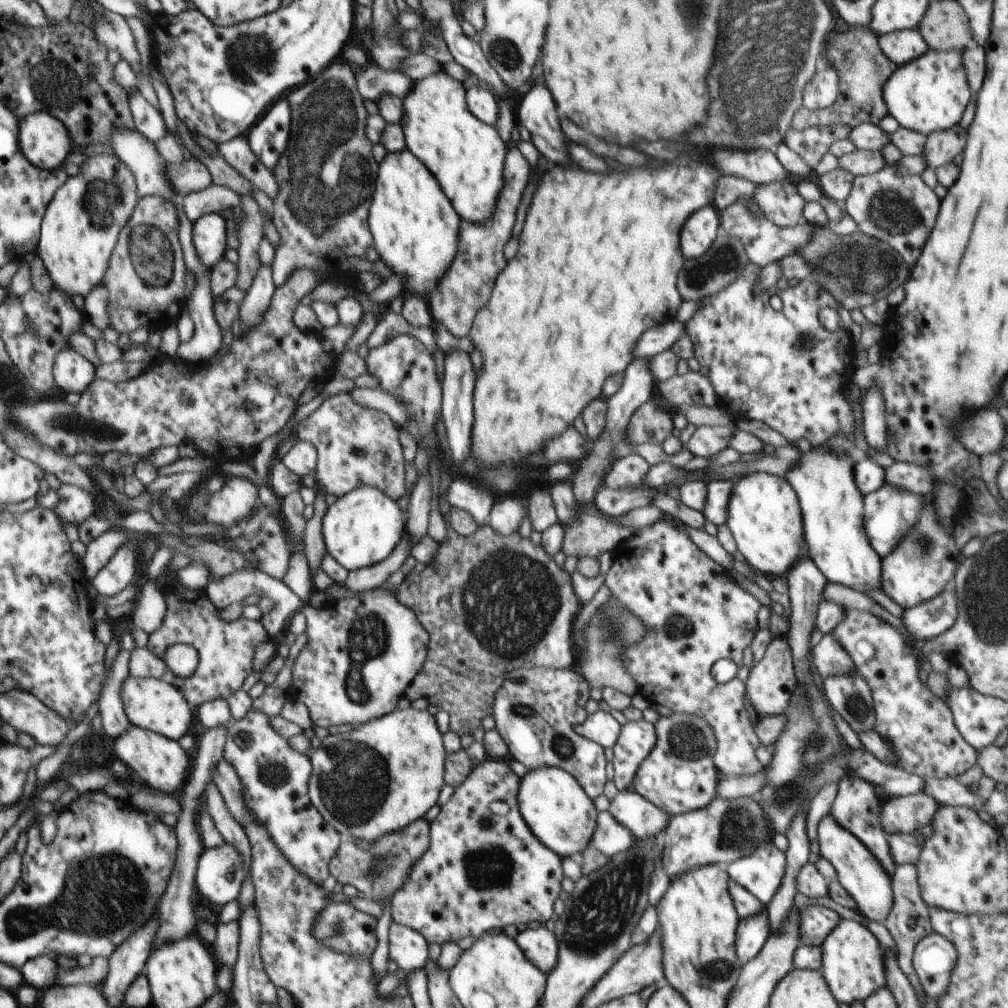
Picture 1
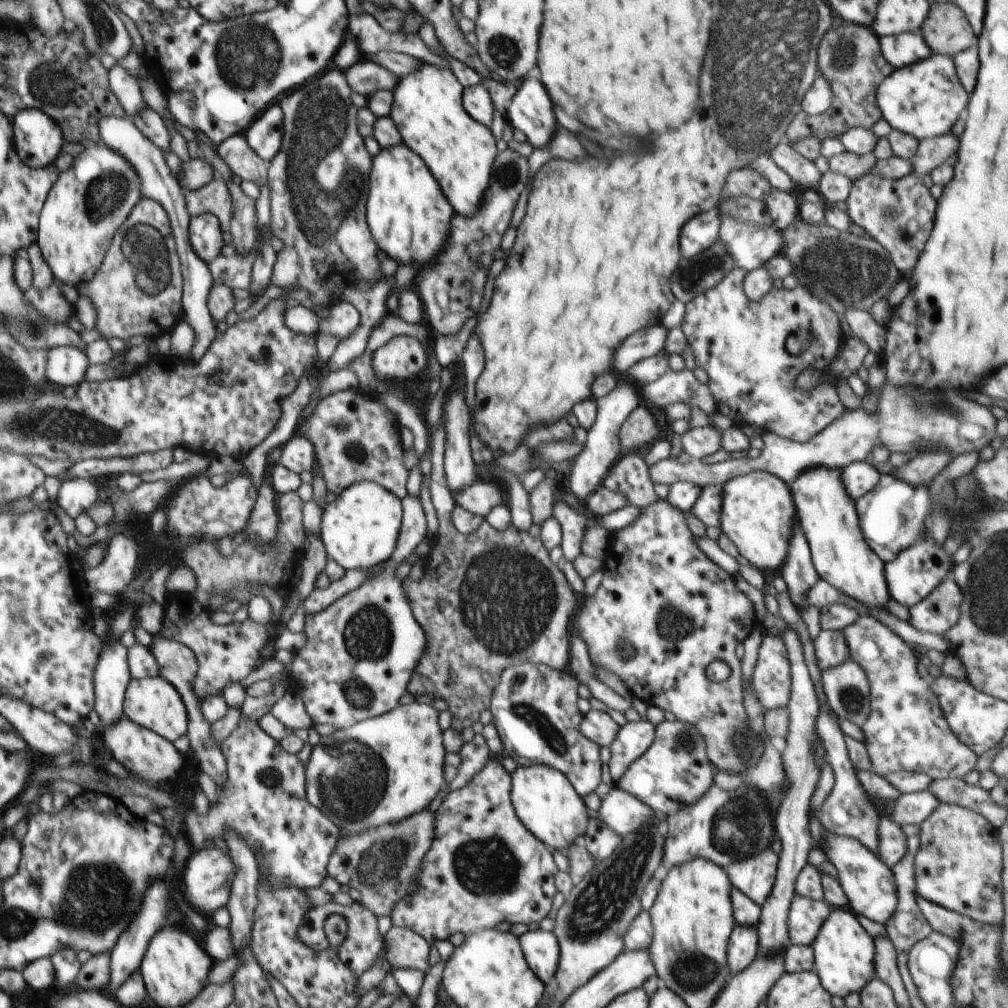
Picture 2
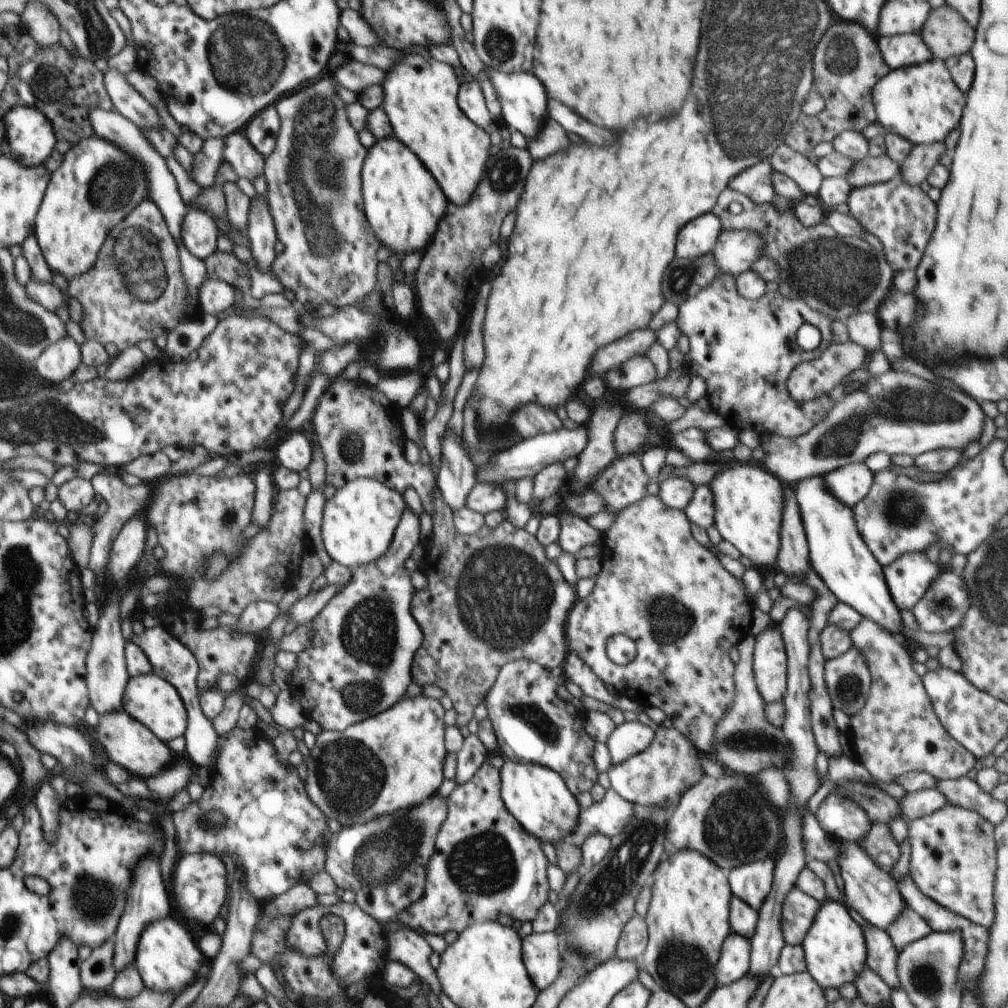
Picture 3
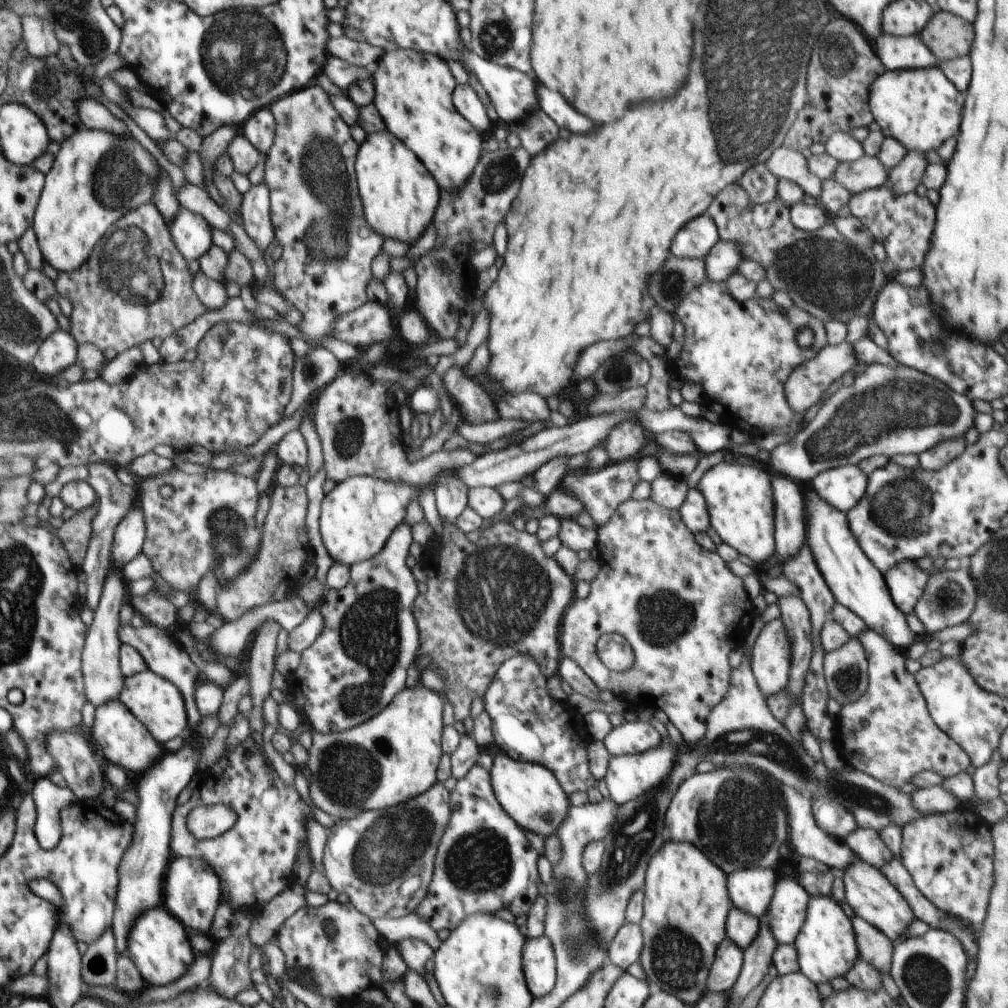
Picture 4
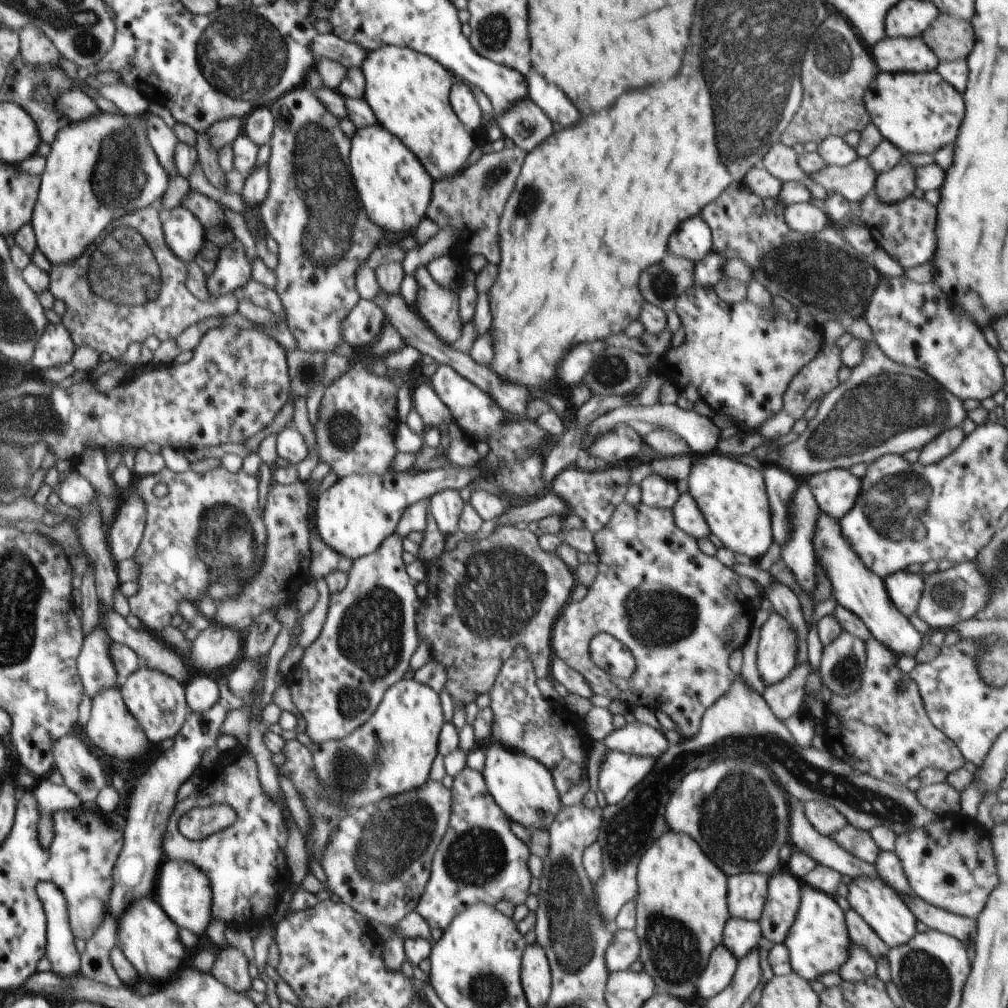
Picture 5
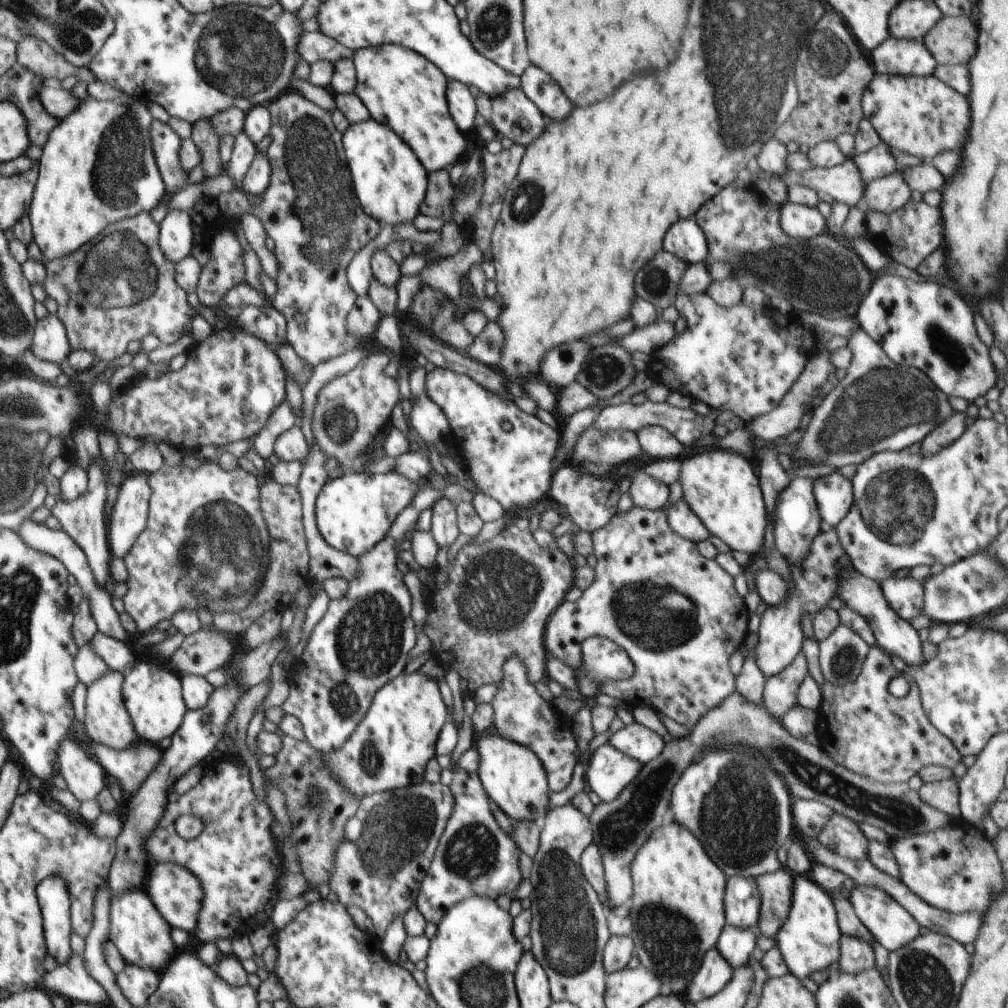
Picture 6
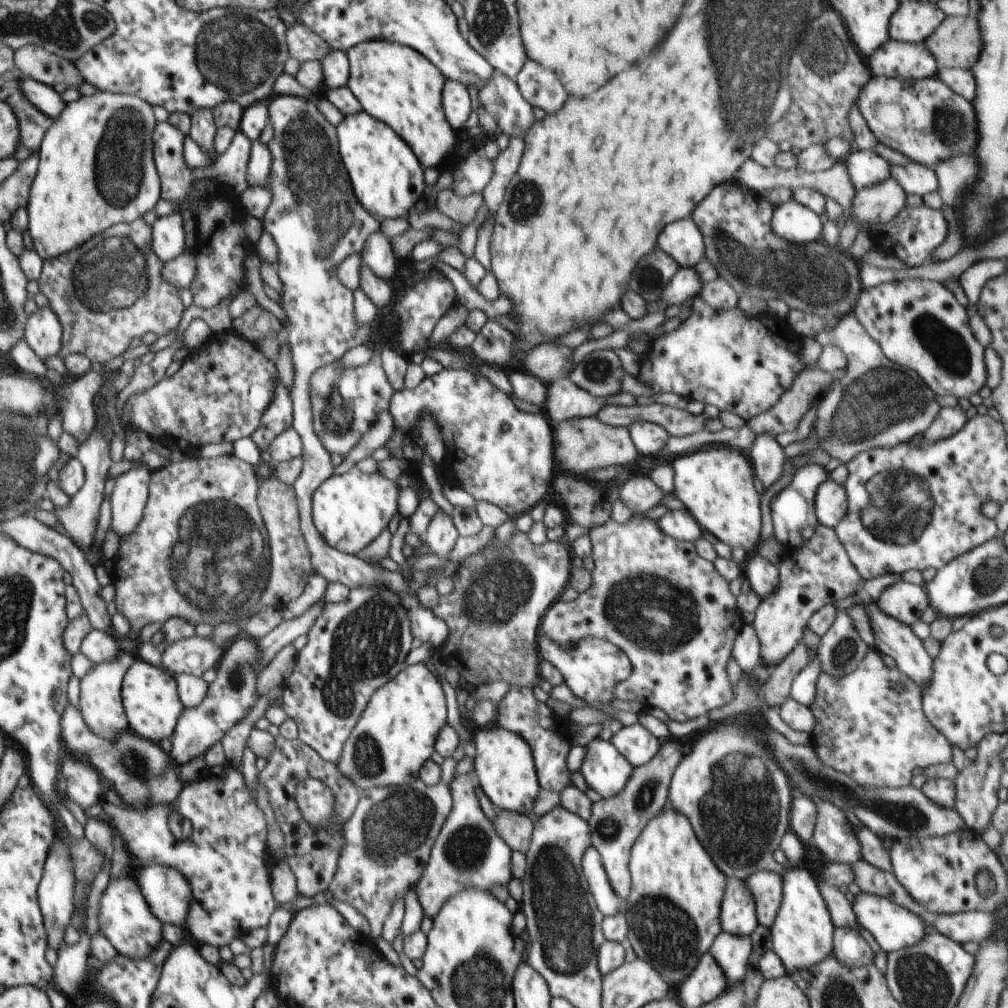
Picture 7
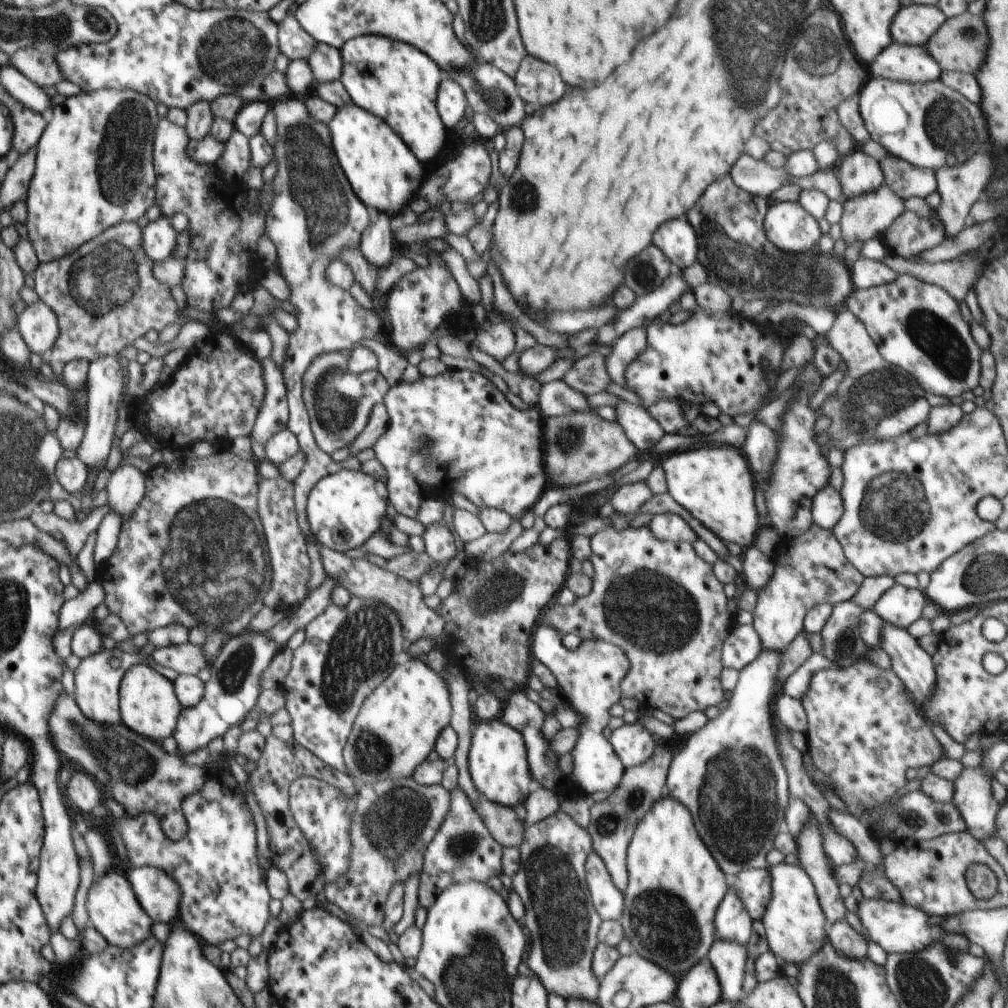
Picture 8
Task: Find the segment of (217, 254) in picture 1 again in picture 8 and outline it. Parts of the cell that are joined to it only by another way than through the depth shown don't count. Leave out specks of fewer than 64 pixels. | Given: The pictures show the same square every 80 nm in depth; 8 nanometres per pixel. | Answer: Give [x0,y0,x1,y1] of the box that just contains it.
[142,217,176,262]

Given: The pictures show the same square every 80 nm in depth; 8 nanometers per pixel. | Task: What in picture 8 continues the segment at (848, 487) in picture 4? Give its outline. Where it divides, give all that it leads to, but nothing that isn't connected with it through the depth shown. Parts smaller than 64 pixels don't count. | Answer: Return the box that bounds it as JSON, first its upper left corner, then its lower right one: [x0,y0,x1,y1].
[811,484,843,529]

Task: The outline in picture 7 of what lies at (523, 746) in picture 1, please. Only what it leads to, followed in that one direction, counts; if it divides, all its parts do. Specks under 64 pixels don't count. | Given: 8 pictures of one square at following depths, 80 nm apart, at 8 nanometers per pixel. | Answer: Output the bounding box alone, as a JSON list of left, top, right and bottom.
[496,685,572,793]

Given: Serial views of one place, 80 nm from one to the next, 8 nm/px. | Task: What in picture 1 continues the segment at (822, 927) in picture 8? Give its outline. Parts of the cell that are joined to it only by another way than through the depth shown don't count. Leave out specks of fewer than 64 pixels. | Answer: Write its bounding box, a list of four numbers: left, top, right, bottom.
[820,918,887,1005]

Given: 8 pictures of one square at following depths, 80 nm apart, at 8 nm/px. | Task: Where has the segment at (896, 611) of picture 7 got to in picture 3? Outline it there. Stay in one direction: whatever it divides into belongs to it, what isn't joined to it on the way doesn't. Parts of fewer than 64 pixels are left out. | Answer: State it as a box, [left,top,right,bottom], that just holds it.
[883,551,942,610]

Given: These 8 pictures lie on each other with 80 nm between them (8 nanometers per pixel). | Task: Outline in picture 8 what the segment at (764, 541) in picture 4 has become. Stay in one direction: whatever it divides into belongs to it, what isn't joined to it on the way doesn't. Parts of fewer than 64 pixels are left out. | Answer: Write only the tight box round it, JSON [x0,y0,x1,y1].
[660,446,760,550]

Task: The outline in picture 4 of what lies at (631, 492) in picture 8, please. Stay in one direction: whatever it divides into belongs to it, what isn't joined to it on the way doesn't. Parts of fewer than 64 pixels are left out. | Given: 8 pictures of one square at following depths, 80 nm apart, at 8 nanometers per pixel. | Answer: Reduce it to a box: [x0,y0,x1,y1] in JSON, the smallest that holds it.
[650,473,690,509]

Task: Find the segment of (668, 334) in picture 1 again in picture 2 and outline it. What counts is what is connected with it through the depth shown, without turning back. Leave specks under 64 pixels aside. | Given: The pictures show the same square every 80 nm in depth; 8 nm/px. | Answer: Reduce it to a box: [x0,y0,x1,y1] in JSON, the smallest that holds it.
[614,325,668,373]

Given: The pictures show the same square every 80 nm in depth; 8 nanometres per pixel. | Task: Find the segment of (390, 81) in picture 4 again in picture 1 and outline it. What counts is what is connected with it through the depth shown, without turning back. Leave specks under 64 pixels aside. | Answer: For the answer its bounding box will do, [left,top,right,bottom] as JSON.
[400,70,509,224]

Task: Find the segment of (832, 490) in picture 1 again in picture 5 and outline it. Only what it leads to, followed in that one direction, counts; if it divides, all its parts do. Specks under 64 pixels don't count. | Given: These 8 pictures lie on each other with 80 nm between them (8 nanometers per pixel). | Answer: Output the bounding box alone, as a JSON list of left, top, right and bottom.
[812,510,922,656]

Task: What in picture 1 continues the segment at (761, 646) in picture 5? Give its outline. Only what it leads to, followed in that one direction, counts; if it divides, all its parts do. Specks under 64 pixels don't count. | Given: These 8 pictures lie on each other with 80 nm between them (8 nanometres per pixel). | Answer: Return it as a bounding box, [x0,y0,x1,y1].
[745,636,797,717]

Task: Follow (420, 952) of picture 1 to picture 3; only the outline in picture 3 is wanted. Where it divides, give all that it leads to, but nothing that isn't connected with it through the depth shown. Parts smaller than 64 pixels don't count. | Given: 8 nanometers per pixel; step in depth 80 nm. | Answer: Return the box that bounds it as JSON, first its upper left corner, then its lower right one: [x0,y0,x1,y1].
[386,929,440,993]

